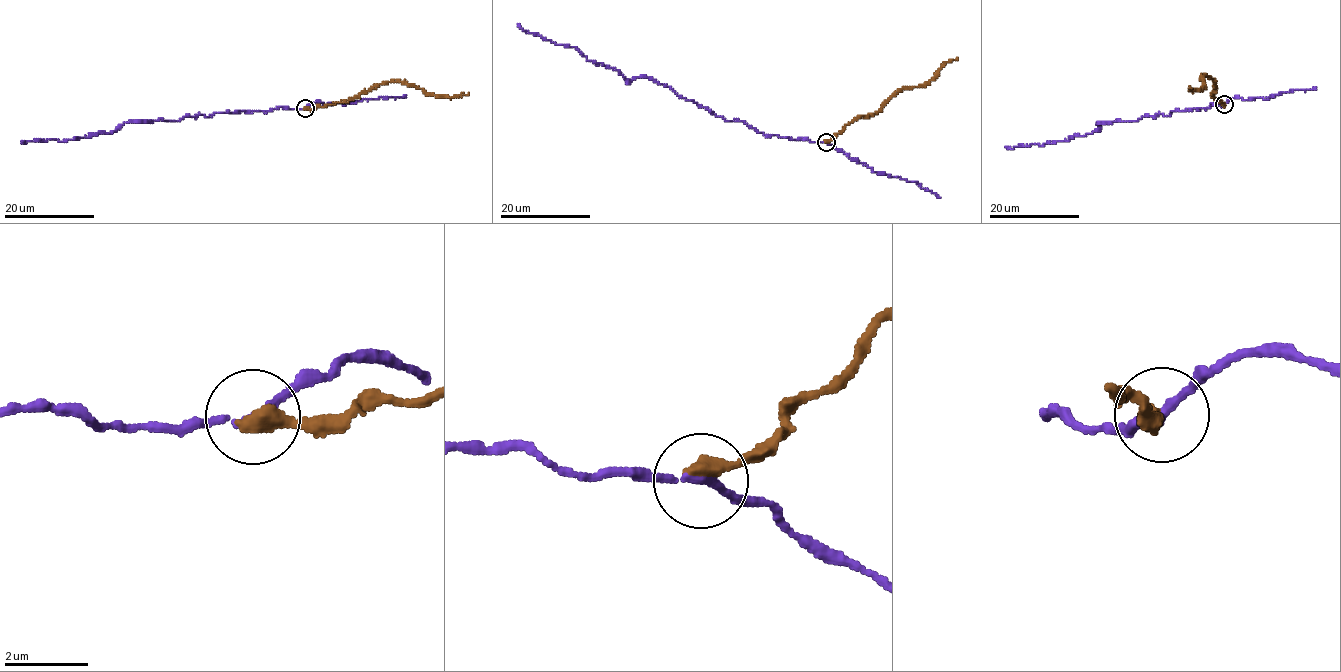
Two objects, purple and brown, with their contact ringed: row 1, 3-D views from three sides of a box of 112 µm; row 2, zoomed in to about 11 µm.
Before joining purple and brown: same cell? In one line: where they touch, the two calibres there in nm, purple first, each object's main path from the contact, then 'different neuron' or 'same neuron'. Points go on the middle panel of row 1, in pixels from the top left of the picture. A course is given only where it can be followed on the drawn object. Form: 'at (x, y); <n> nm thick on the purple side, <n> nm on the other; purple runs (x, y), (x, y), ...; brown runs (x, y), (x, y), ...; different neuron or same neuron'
at (826, 142); 180 nm thick on the purple side, 420 nm on the other; purple runs (826, 143), (765, 135), (724, 120), (667, 86), (647, 77), (628, 82), (572, 46), (517, 24); brown runs (826, 142), (860, 116), (875, 114), (896, 92), (904, 87), (918, 87), (929, 80), (946, 62), (958, 57); different neuron

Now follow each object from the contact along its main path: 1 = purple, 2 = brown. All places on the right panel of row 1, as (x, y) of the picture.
1: (1225, 104), (1171, 111), (1168, 115), (1158, 113), (1137, 120), (1097, 122), (1099, 127), (1067, 140), (1005, 146)
2: (1223, 104), (1215, 99), (1215, 86), (1207, 75), (1199, 90), (1189, 87)

